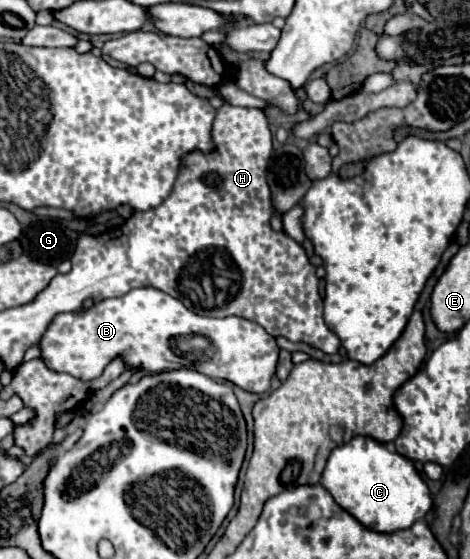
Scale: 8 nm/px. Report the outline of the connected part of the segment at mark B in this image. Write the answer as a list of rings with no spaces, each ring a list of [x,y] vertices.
[[[136,287],[122,297],[102,299],[94,303],[90,309],[58,313],[50,321],[38,345],[42,351],[40,357],[48,369],[56,373],[68,373],[80,381],[92,381],[100,377],[112,359],[122,357],[126,369],[144,369],[148,373],[162,373],[172,369],[194,369],[214,379],[226,379],[250,393],[266,393],[270,389],[270,381],[276,373],[276,363],[280,353],[276,339],[270,333],[266,333],[258,323],[236,315],[222,317],[222,319],[198,315],[186,309],[182,301],[174,299],[172,295],[156,287]]]

